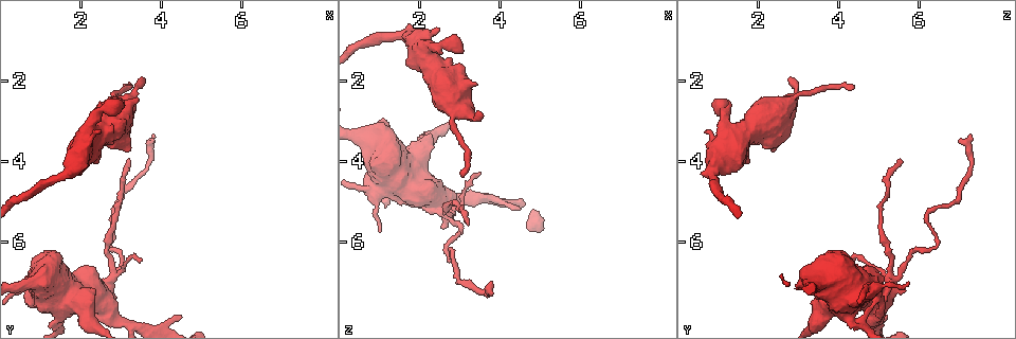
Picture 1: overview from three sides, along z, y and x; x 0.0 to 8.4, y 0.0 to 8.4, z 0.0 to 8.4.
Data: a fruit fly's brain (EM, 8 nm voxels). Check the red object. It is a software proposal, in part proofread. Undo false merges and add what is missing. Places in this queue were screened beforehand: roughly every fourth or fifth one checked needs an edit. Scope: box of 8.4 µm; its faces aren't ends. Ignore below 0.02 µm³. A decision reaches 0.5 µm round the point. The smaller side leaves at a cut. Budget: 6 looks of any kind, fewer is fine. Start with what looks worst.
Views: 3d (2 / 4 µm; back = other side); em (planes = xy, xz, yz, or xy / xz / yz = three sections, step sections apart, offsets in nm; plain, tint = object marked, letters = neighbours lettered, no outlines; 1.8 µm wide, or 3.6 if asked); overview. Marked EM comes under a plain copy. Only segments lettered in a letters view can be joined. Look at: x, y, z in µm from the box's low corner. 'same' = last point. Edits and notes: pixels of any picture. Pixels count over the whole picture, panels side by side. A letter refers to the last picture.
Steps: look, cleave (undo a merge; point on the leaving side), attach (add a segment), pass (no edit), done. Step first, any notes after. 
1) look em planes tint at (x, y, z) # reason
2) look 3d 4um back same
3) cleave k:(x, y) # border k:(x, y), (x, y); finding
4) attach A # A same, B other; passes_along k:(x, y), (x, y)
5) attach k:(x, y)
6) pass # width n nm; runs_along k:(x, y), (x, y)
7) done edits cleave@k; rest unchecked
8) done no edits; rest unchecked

look 3d 4um at (3.55, 1.95, 2.75) # branch stops here

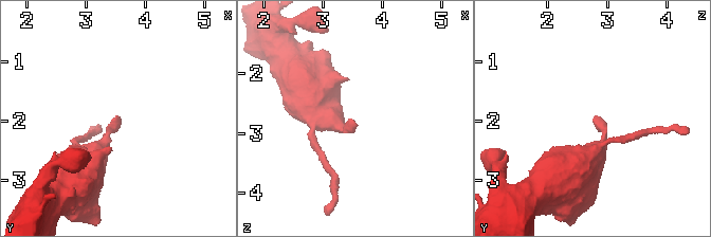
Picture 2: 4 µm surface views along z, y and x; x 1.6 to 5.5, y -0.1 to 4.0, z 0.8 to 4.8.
look em planes letters at (3.50, 1.90, 2.80) # need the tissue

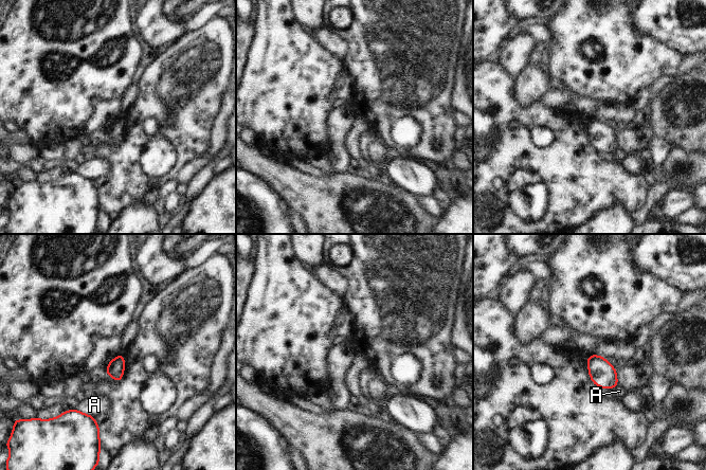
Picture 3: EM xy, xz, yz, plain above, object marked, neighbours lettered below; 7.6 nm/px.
pass # A other; border 3:(74, 409), (93, 416); no lettered segment goes on from it

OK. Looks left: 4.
look 3d 2um at (3.25, 3.95, 5.55) # tapers out

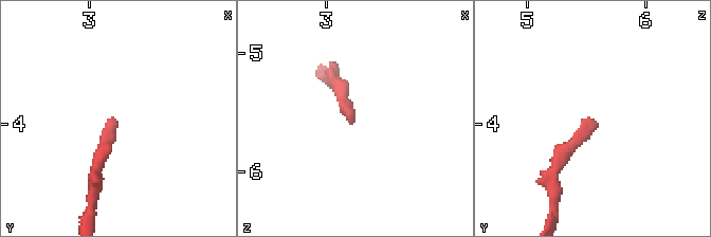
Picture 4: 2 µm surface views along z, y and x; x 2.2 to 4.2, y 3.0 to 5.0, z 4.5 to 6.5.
look em planes letters at (3.24, 4.02, 5.60)

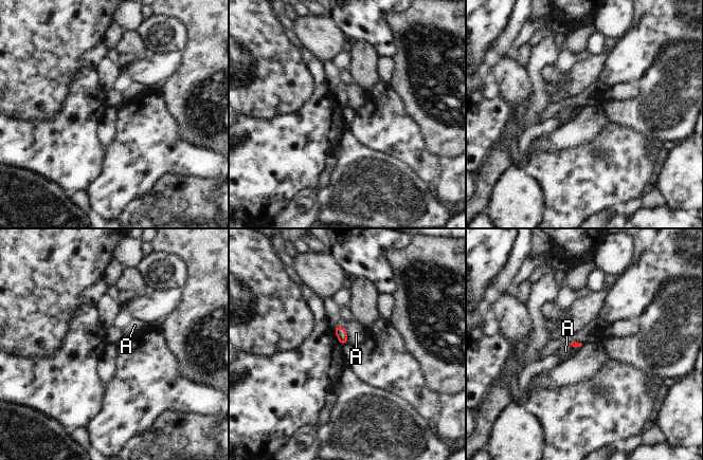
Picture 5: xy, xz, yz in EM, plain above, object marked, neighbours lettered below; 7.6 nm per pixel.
pass # longest_contact A 120 nm; A other; border 5:(344, 327), (347, 333), (347, 342); none of them fits

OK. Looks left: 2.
look em 3.6um planes tint at (2.95, 8.00, 5.00) # sharp bend

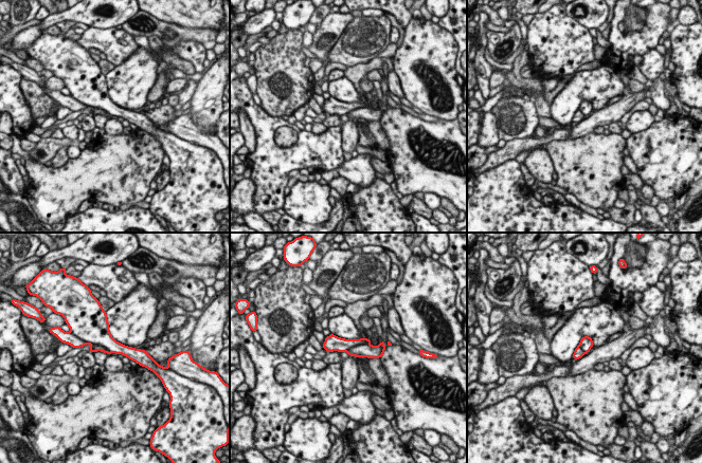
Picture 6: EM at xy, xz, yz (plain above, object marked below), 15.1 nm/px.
look em 3.6um planes letters same

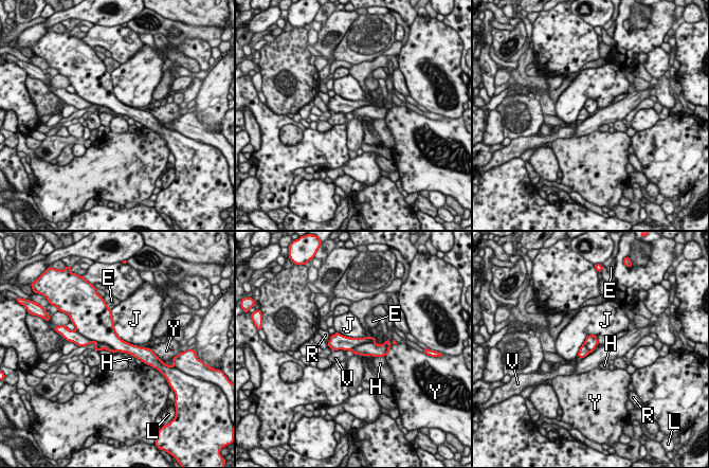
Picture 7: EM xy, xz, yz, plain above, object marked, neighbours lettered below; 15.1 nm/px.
cleave 7:(347, 343) # longest_contact J 650 nm; E other, H other, J other, L other, R other, V other, Y other; part_leaving 7:(87, 342), (93, 342), (110, 348); two cells meet here

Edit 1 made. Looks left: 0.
done edits cleave@7; rest unchecked

